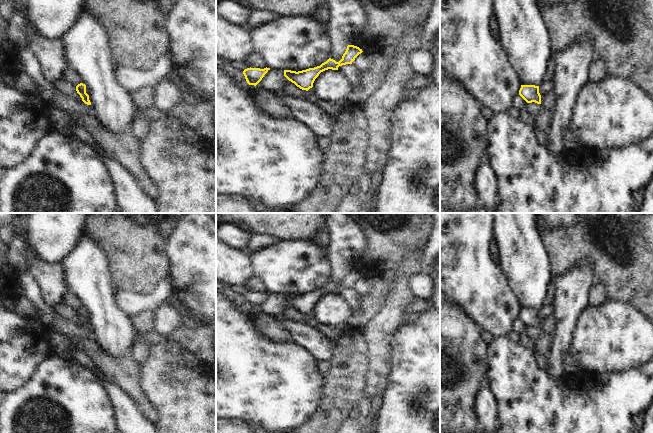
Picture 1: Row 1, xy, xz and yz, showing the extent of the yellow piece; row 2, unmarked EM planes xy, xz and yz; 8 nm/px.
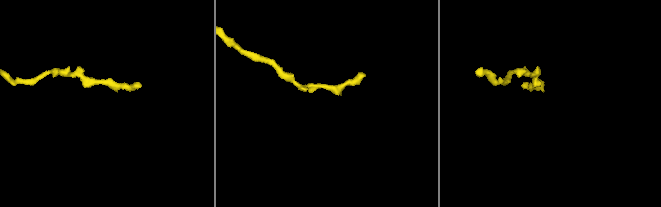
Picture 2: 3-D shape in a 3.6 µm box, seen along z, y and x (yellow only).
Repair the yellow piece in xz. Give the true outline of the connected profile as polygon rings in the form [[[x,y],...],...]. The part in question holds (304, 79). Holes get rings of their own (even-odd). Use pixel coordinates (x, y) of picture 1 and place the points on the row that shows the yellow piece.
[[[348,45],[345,53],[342,56],[342,59],[339,62],[336,62],[335,60],[329,58],[320,66],[314,68],[309,68],[298,72],[284,70],[284,76],[304,91],[305,100],[325,111],[330,117],[338,116],[343,108],[343,104],[330,103],[318,99],[312,89],[313,83],[321,72],[328,69],[338,70],[339,66],[352,64],[355,58],[362,52],[362,49],[360,49],[359,47]]]

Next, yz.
[[[546,81],[542,86],[521,85],[519,95],[527,102],[541,104],[541,96],[554,92],[554,83]]]

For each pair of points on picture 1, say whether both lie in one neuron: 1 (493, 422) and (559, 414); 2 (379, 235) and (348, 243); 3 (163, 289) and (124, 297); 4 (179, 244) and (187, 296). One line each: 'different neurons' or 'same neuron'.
1: different neurons
2: different neurons
3: same neuron
4: same neuron

